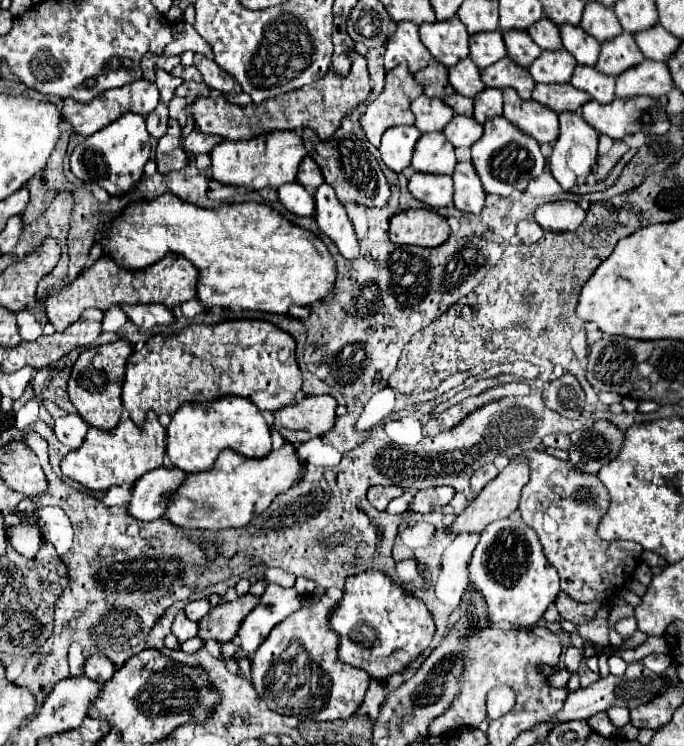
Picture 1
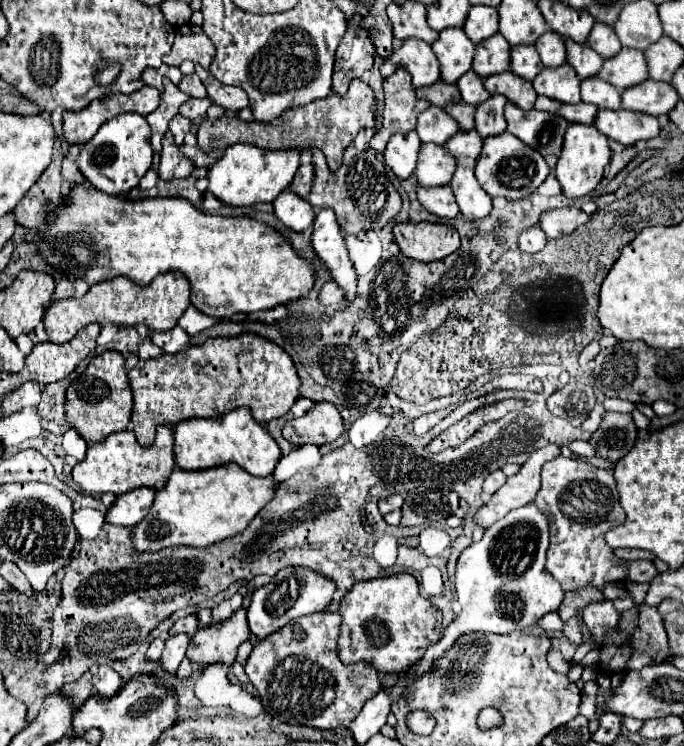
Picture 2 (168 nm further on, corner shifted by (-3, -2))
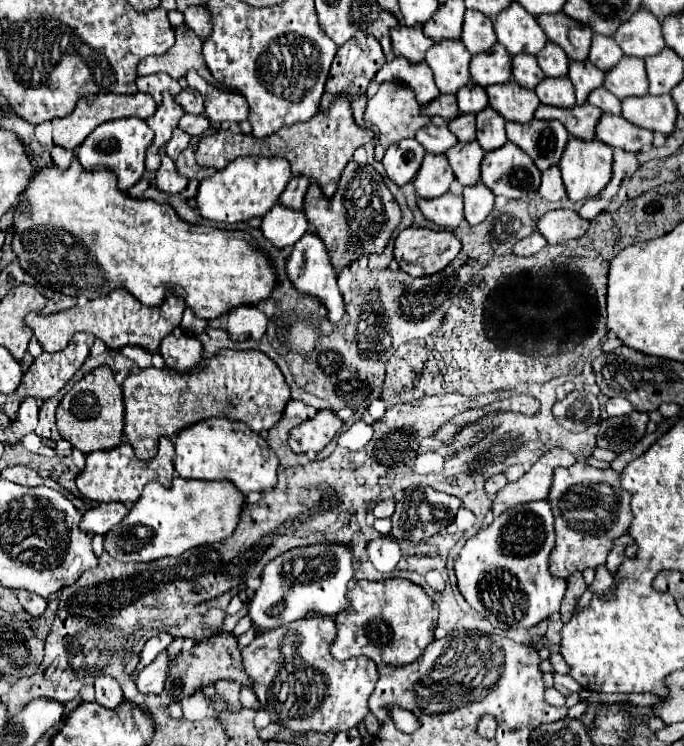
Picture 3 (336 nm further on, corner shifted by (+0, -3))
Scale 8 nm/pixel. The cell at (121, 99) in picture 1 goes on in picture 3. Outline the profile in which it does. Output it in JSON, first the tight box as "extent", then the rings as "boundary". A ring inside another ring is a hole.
{"extent":[53,92,157,150],"boundary":[[[137,92],[137,94],[97,94],[97,96],[85,96],[77,102],[75,110],[71,112],[71,116],[63,116],[63,118],[57,118],[53,120],[53,142],[65,150],[77,150],[81,146],[81,142],[103,122],[109,122],[109,120],[117,120],[117,118],[129,118],[129,116],[135,116],[135,118],[143,118],[147,120],[149,116],[153,116],[153,112],[157,110],[157,104],[153,100],[151,94],[143,94],[143,92]]]}

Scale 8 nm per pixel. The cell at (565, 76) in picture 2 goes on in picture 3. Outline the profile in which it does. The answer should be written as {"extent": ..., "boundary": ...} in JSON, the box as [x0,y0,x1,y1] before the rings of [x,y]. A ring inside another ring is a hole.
{"extent":[535,76,575,108],"boundary":[[[567,76],[563,78],[545,78],[535,88],[539,100],[547,106],[555,108],[573,108],[575,106],[575,92],[571,86],[571,80]]]}

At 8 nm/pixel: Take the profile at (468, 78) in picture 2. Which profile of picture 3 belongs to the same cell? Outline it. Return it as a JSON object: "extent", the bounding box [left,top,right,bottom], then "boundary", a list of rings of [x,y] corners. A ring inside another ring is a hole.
{"extent":[457,82,489,114],"boundary":[[[475,82],[465,84],[457,92],[457,100],[459,100],[459,112],[461,114],[477,114],[477,112],[481,112],[481,110],[485,110],[489,106],[485,88],[477,86]]]}

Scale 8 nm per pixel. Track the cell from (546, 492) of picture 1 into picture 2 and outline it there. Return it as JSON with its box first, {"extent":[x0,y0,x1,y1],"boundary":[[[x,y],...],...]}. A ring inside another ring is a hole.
{"extent":[532,455,628,591],"boundary":[[[560,455],[544,463],[542,487],[532,505],[548,515],[550,549],[546,569],[560,581],[564,591],[578,591],[588,585],[602,589],[606,583],[626,579],[628,561],[614,555],[614,549],[604,541],[604,533],[626,519],[610,471]]]}

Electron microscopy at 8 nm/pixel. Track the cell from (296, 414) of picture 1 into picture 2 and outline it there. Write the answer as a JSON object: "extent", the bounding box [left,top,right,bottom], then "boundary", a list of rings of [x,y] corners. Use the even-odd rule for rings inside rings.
{"extent":[282,401,344,445],"boundary":[[[330,401],[316,403],[306,415],[286,421],[286,425],[282,427],[284,439],[296,445],[332,443],[342,435],[342,431],[344,421]]]}

